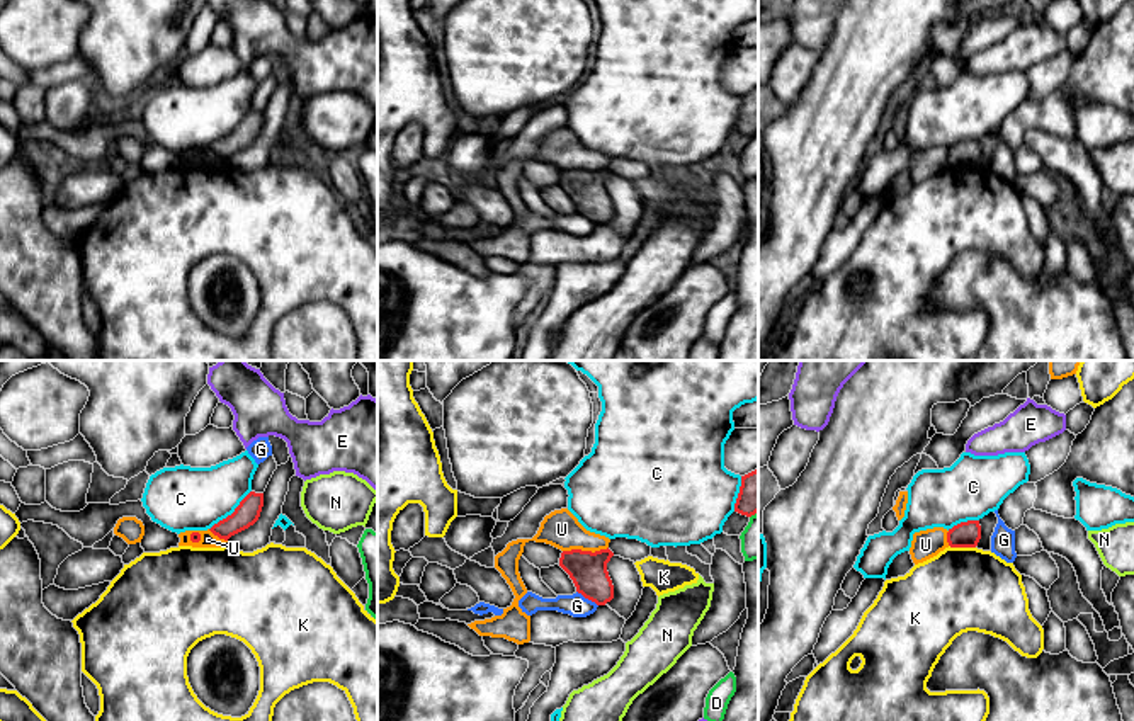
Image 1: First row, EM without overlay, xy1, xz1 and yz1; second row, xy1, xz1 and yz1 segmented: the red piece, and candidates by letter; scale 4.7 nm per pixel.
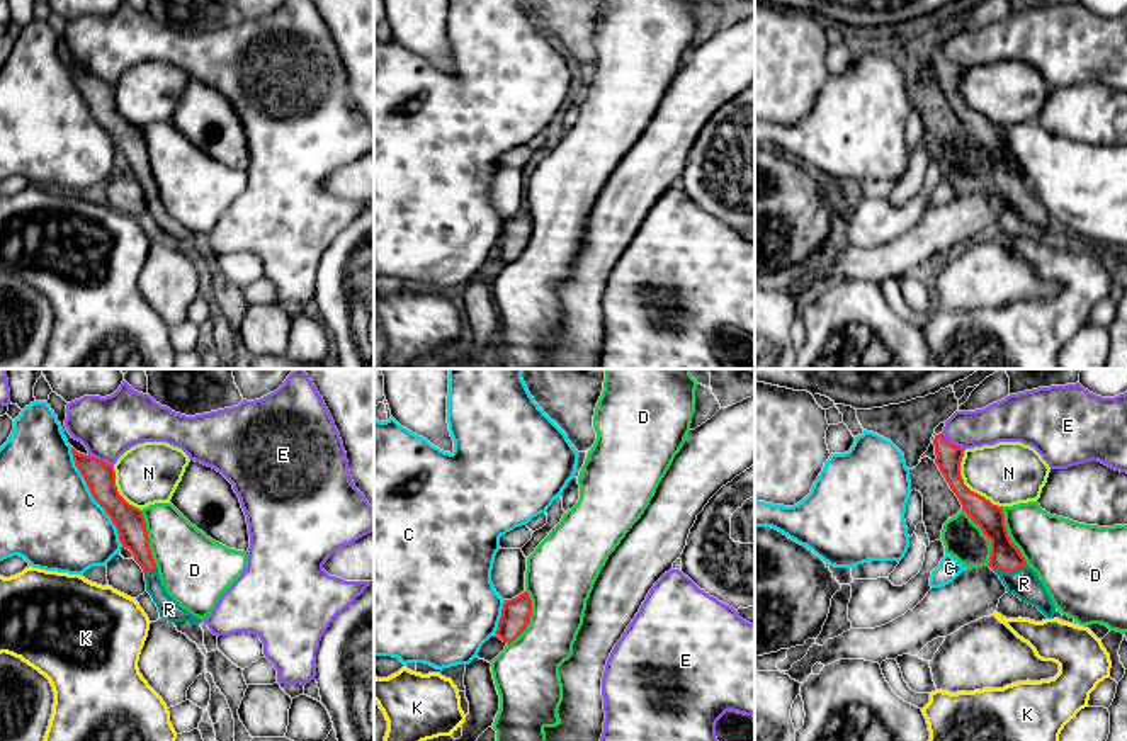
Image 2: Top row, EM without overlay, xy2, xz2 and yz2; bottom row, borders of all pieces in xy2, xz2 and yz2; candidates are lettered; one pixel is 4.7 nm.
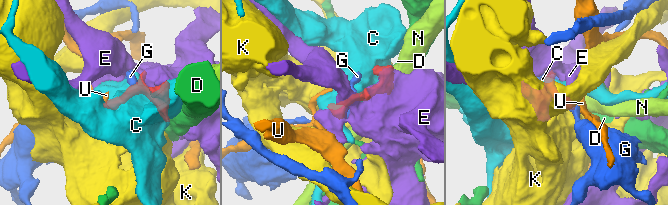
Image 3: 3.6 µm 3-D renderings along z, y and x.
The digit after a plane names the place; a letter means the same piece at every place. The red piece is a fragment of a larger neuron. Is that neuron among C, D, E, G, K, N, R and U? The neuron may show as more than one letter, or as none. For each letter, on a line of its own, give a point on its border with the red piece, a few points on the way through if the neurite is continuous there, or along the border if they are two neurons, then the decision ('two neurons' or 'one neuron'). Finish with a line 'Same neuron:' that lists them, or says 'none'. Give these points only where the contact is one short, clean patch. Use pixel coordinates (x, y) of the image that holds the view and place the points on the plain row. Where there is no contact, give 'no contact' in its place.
C: meets red in xy2 at (92, 114); two neurons
D: meets red in xy2 at (148, 158); two neurons
E: meets red in xy2 at (101, 80); two neurons
G: meets red in xz1 at (587, 216); border along xz1 (577, 210), (597, 225); two neurons
K: meets red in yz1 at (963, 165); border along yz1 (949, 164), (975, 167); two neurons
N: meets red in yz2 at (964, 104); two neurons
R: meets red in yz2 at (1010, 191); runs through yz2 (1005, 174), (1010, 191), (1024, 203); one neuron
U: meets red in xz1 at (585, 170); border along xz1 (607, 165), (597, 170), (563, 170); two neurons
Same neuron: R

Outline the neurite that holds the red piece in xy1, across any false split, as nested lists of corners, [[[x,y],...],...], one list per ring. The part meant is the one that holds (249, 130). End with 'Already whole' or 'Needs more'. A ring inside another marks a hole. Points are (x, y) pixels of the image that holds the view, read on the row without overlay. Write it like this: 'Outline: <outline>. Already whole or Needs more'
Outline: [[[250,111],[231,134],[214,143],[209,150],[219,158],[228,160],[231,155],[253,145],[264,126],[264,112]]]. Already whole

